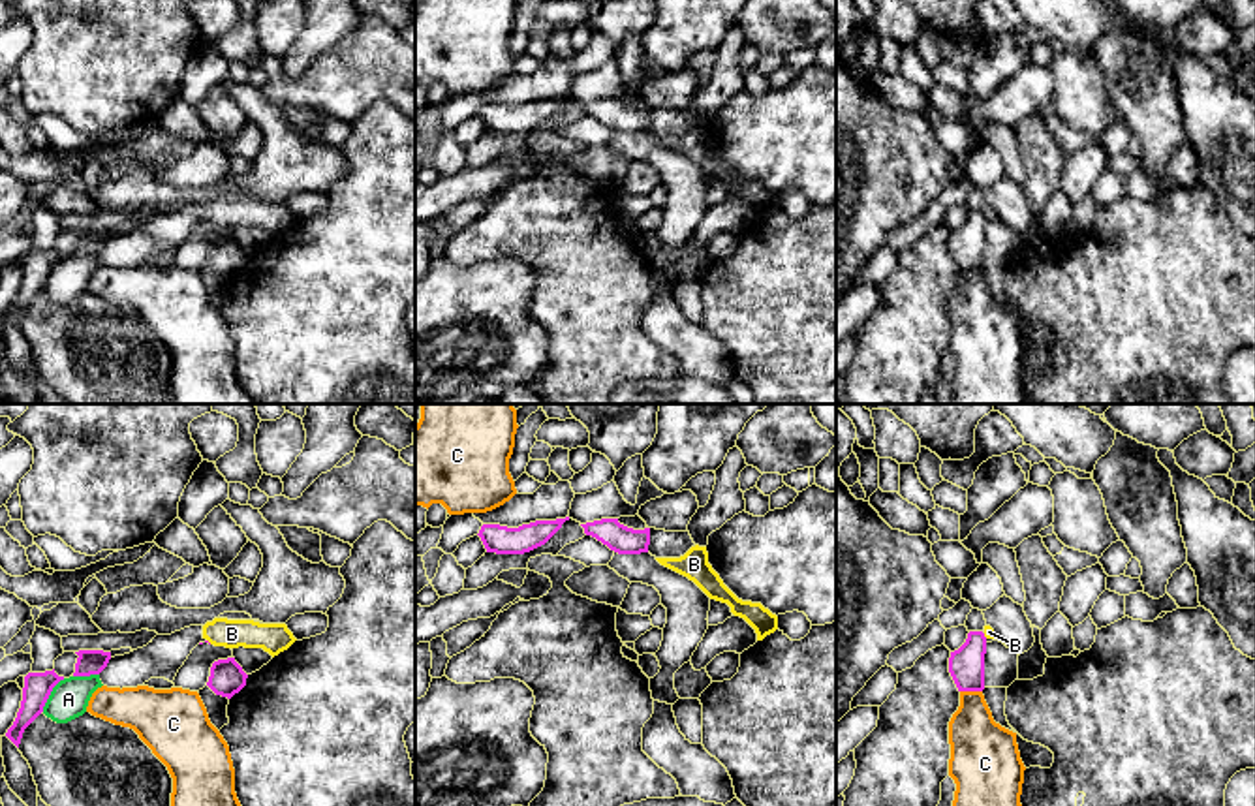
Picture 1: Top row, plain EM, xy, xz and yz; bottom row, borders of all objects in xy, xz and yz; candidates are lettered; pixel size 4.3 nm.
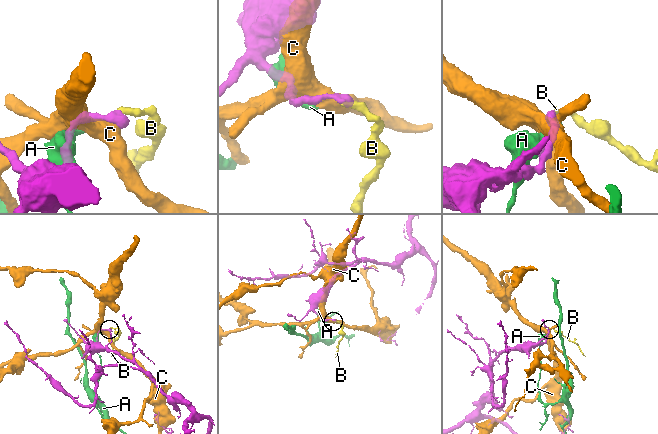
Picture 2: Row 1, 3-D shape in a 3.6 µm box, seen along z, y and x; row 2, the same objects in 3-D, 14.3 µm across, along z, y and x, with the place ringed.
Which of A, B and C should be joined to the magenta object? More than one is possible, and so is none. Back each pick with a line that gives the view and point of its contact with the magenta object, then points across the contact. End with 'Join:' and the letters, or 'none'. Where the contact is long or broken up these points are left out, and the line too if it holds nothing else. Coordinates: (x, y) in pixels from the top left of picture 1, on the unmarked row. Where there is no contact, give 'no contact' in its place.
Join: none

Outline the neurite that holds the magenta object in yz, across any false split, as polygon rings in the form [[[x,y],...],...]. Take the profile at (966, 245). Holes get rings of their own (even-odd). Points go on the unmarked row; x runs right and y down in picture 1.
[[[969,210],[966,222],[951,231],[949,252],[958,271],[984,269],[986,216],[983,210]]]

